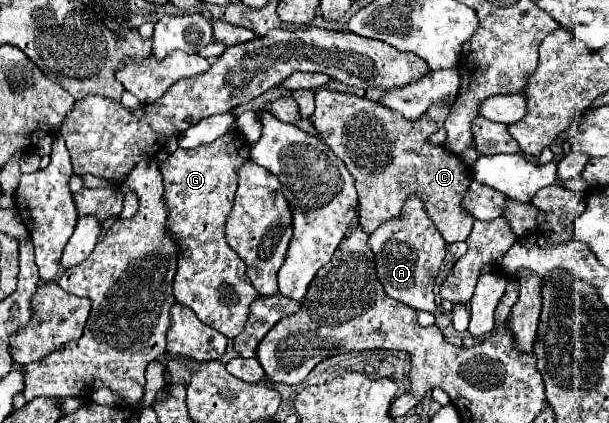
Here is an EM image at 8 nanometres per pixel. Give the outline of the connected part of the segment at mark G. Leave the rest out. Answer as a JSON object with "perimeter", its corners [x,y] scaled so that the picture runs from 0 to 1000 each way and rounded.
{"perimeter":[[[379,310],[343,343],[327,343],[320,352],[291,352],[281,362],[264,390],[264,414],[271,423],[271,485],[278,489],[278,546],[294,570],[294,636],[284,669],[287,716],[307,721],[320,735],[330,764],[356,778],[373,801],[383,801],[402,773],[402,754],[409,749],[409,726],[422,702],[409,655],[402,650],[406,626],[396,608],[373,579],[369,570],[369,522],[383,489],[383,466],[389,447],[389,404],[396,385],[409,376],[409,338],[392,310]]]}

